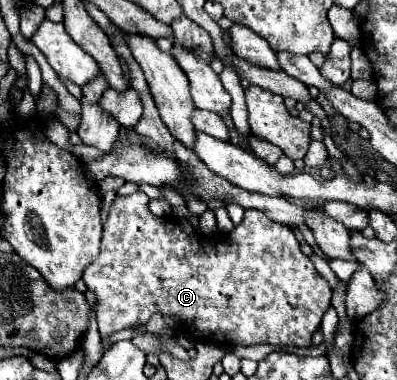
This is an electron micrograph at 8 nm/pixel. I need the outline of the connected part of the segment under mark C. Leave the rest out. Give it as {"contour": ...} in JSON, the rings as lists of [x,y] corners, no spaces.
{"contour":[[[144,191],[114,201],[104,223],[100,255],[86,267],[82,277],[98,301],[96,321],[102,341],[108,341],[116,331],[146,325],[154,313],[160,313],[176,317],[188,337],[216,345],[310,345],[322,315],[330,307],[332,289],[314,263],[300,251],[300,243],[288,225],[270,221],[264,211],[248,209],[244,221],[230,233],[188,235],[182,221],[152,215],[148,203],[150,199]]]}

